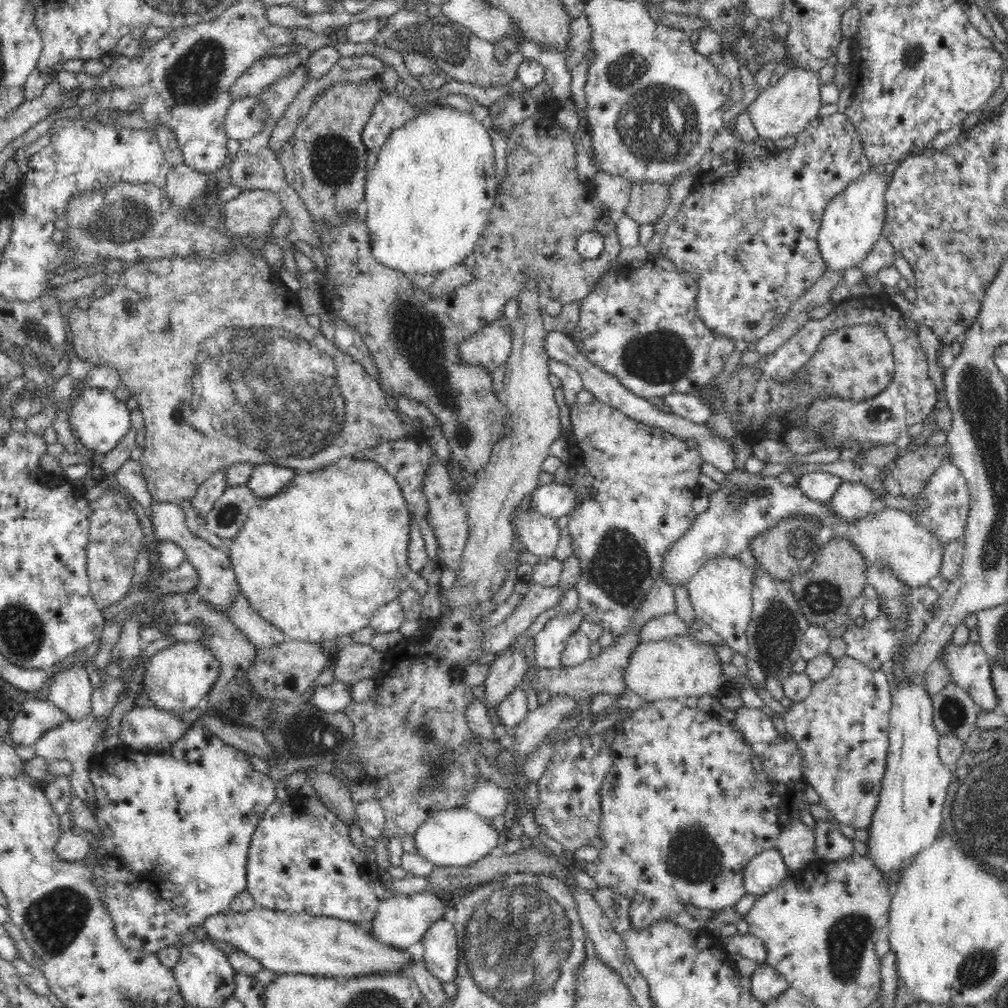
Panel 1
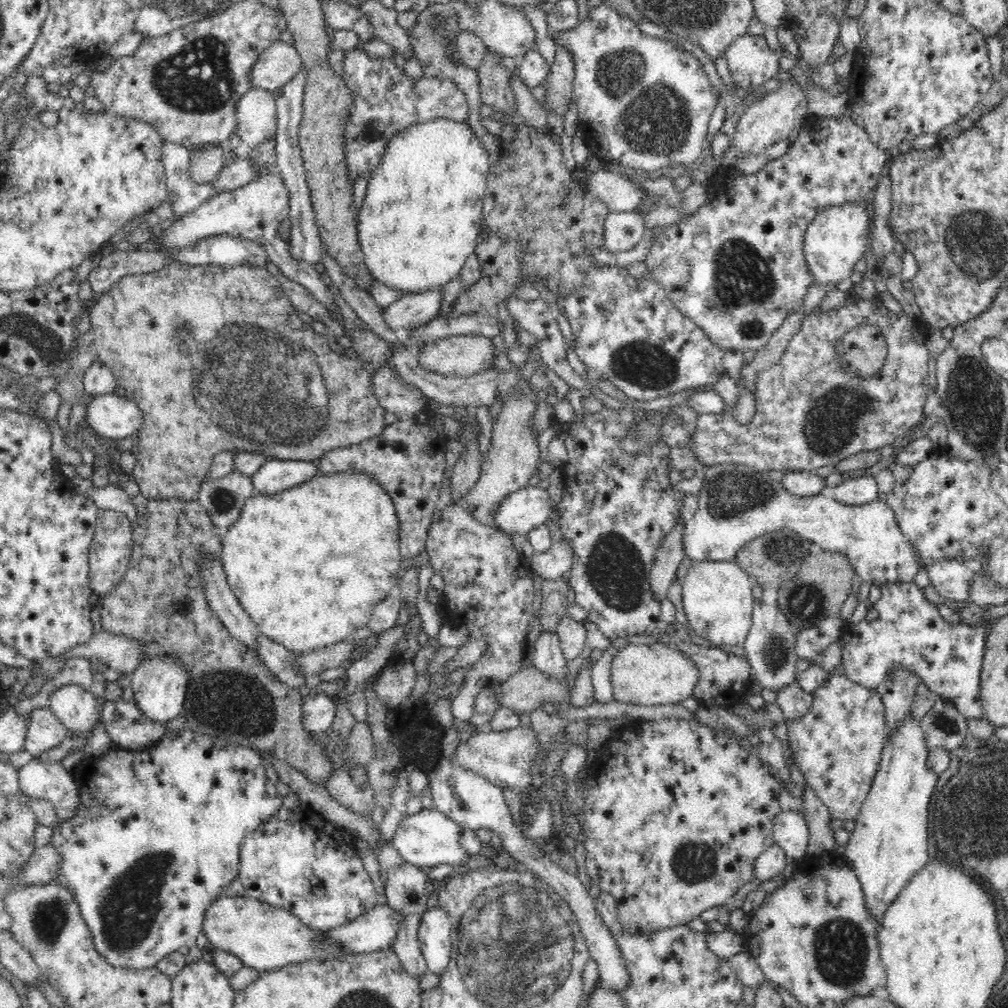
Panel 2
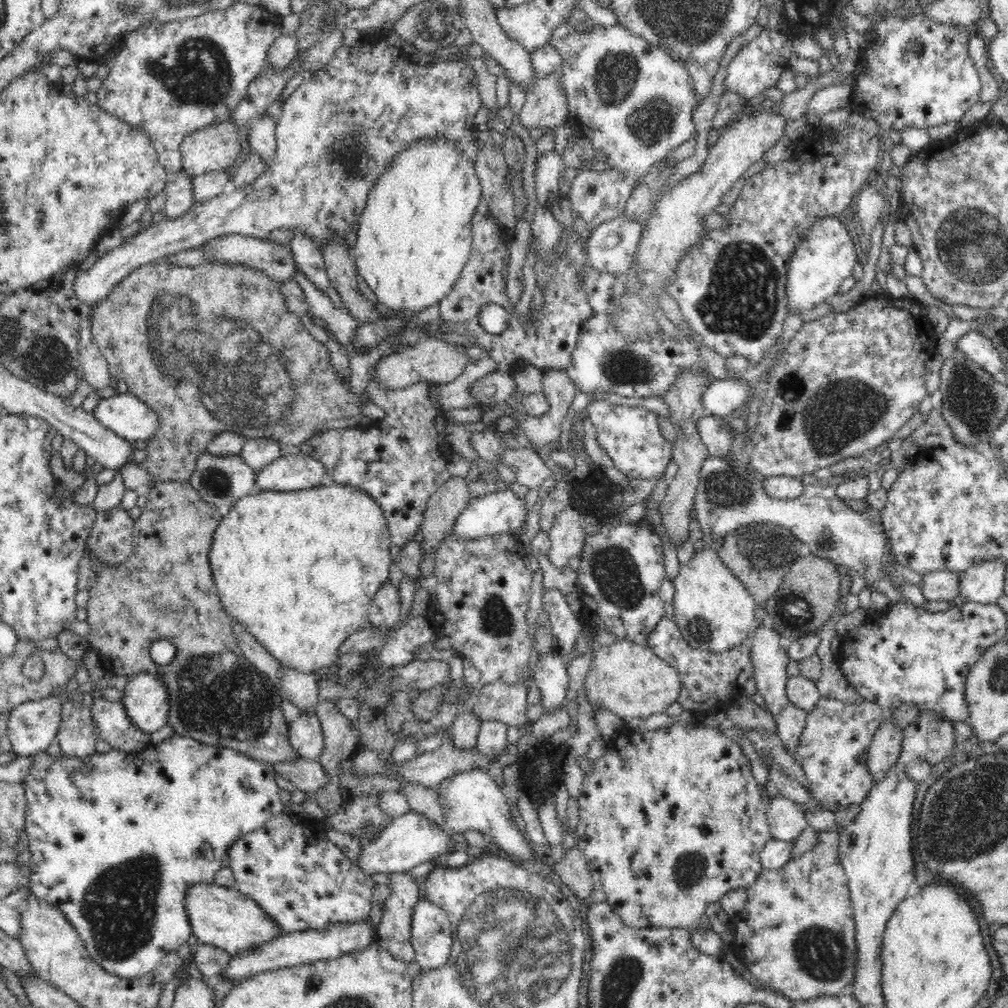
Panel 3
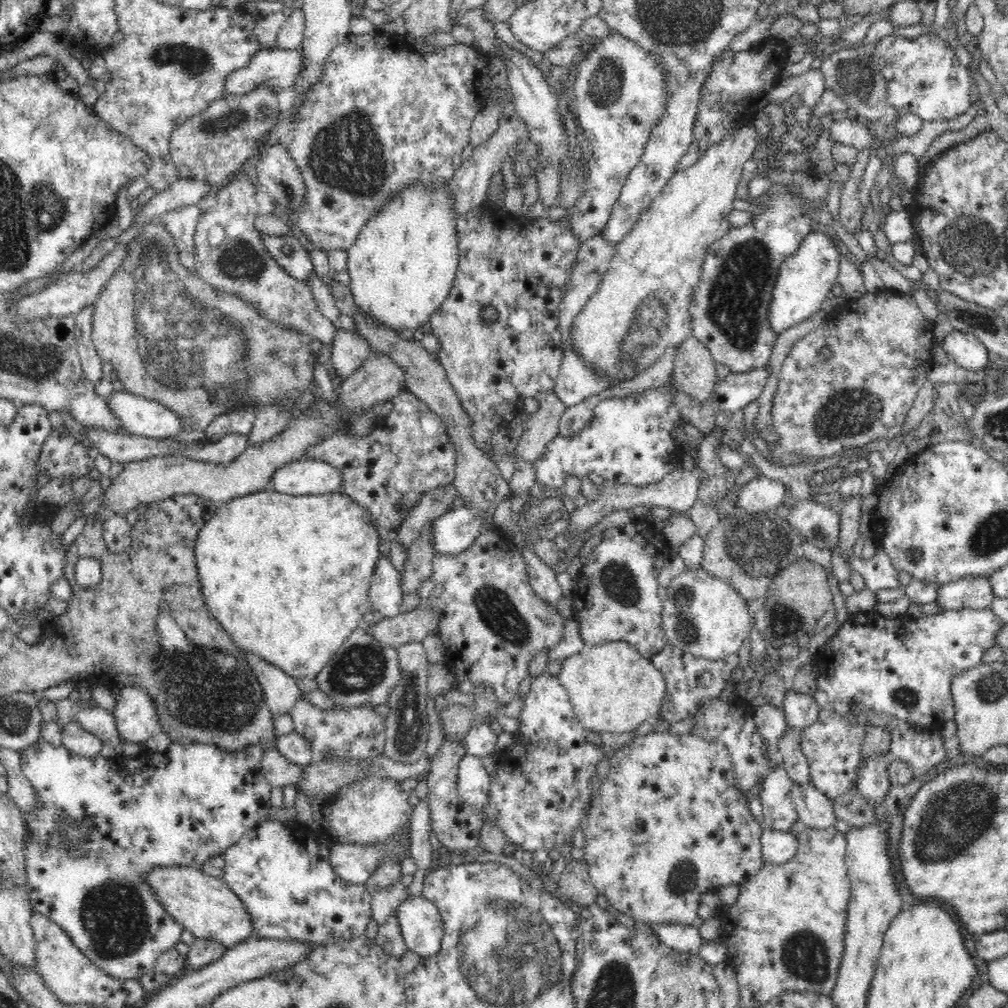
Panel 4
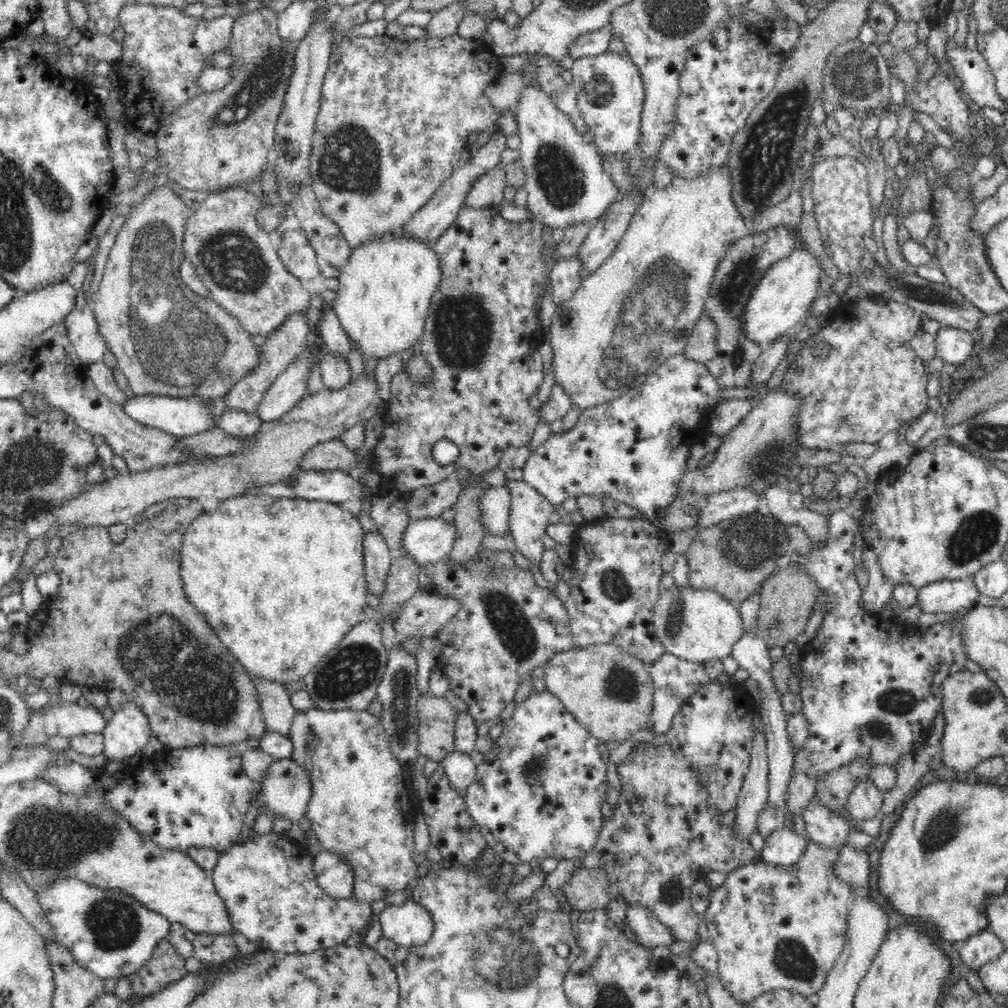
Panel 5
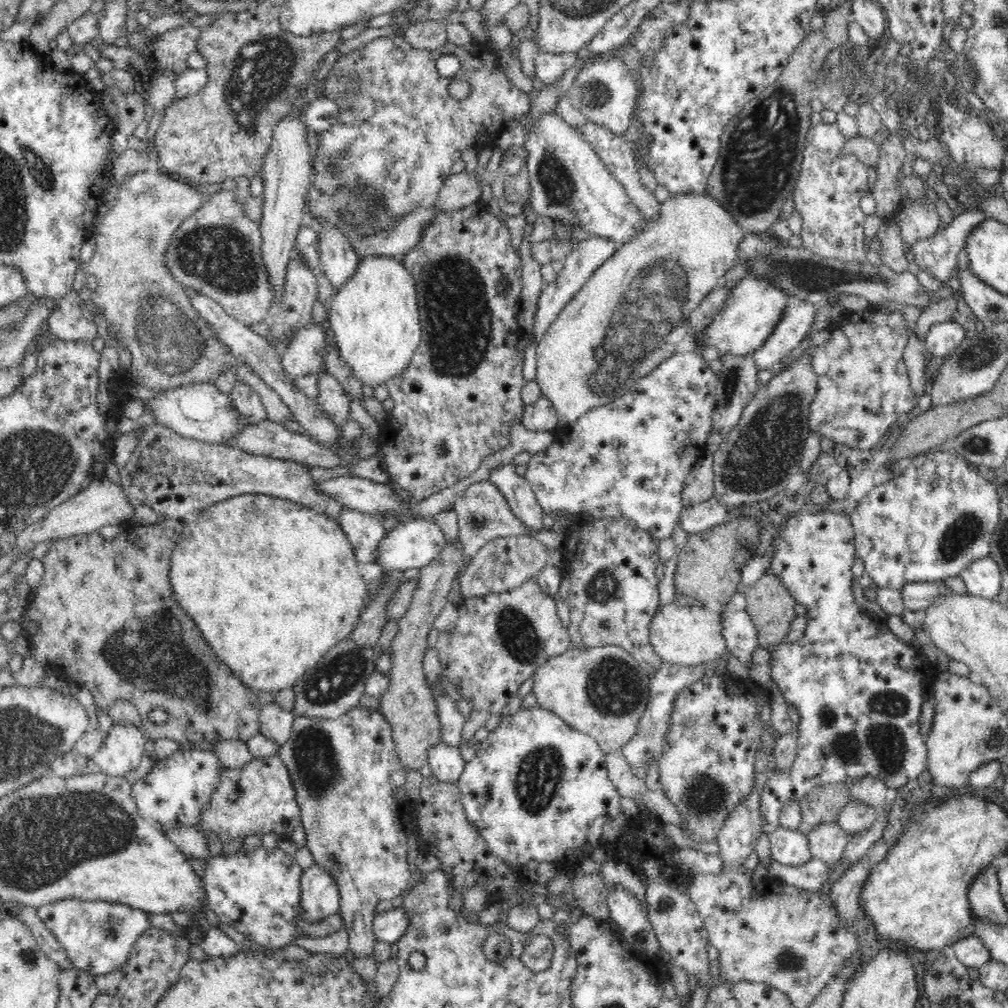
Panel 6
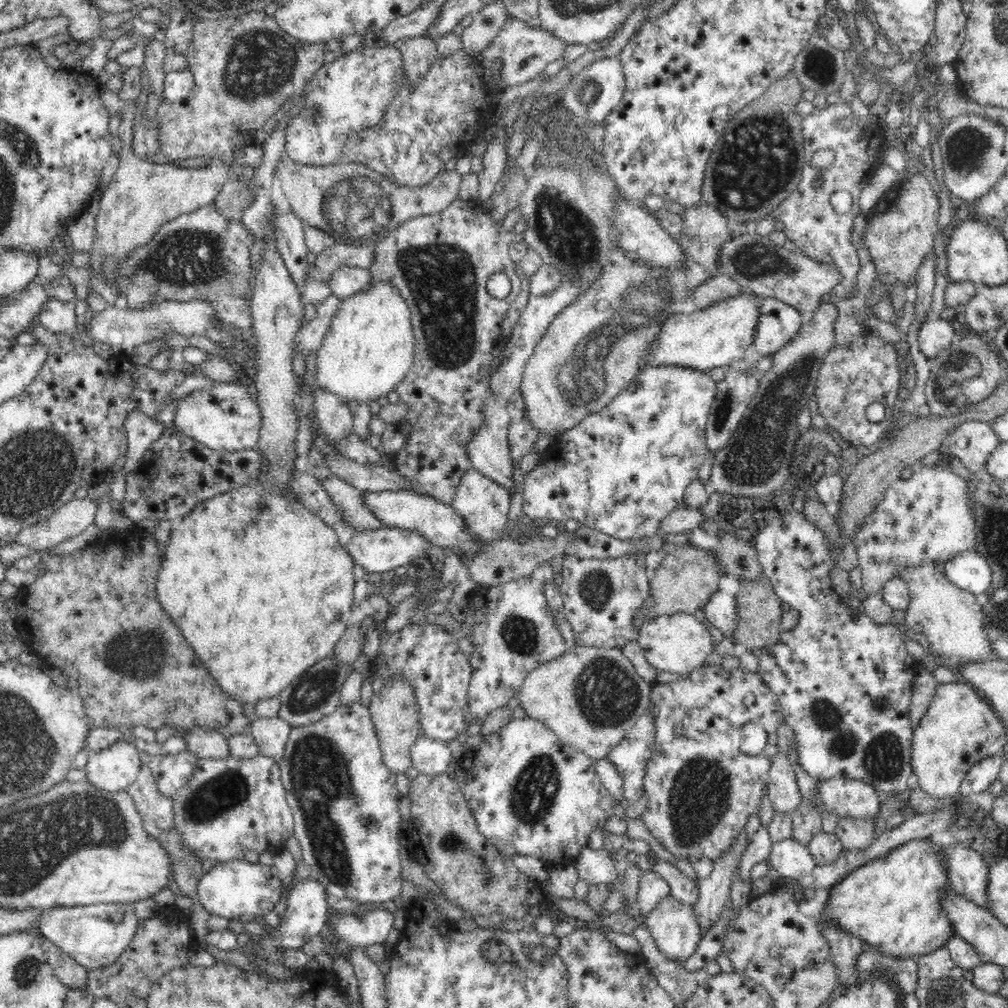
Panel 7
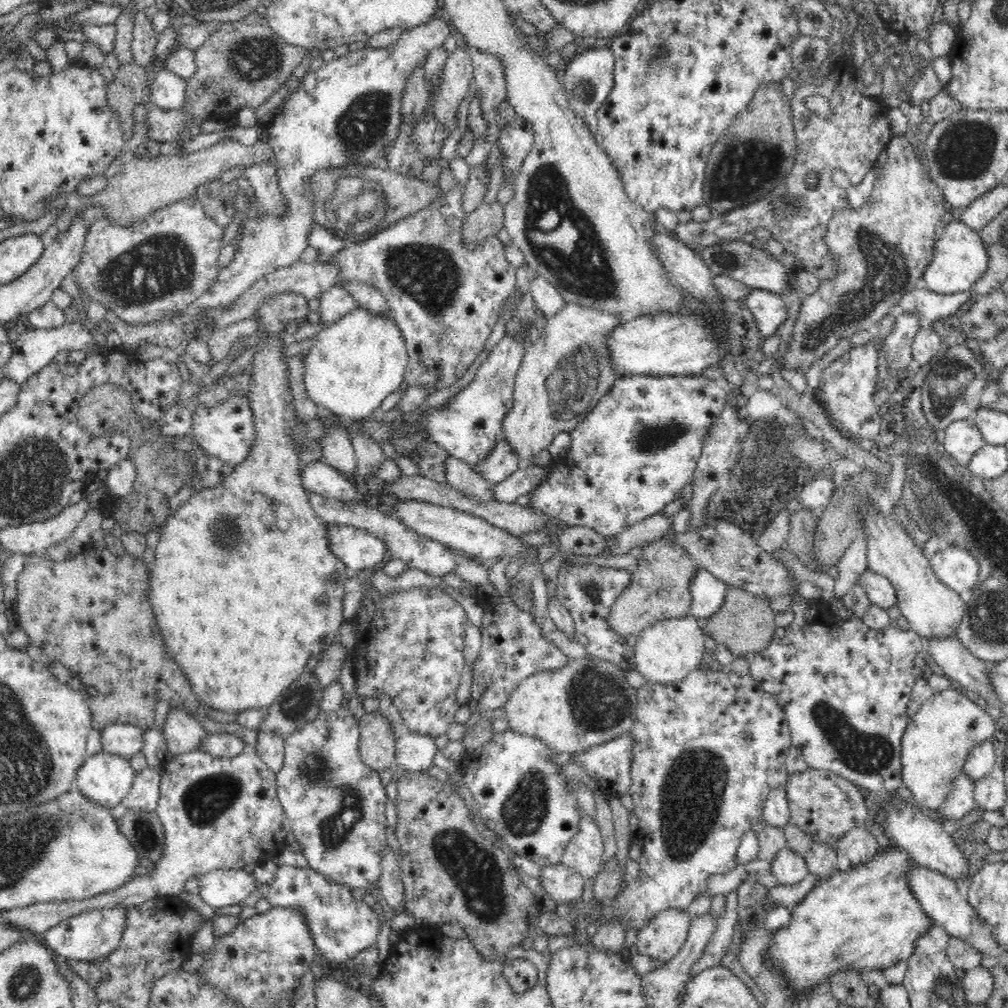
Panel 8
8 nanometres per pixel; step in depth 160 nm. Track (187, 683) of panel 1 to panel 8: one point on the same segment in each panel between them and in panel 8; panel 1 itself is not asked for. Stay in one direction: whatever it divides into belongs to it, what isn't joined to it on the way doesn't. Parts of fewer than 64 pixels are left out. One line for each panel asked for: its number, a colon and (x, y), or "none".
2: (160, 685)
3: (145, 699)
4: (136, 718)
5: (127, 733)
6: (123, 748)
7: (115, 768)
8: (106, 779)

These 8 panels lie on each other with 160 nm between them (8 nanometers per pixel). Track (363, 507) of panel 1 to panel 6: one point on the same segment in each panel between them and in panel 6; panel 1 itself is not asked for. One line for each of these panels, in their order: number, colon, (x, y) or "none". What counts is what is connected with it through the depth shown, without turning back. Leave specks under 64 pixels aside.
2: (309, 564)
3: (273, 556)
4: (287, 577)
5: (281, 582)
6: (272, 564)

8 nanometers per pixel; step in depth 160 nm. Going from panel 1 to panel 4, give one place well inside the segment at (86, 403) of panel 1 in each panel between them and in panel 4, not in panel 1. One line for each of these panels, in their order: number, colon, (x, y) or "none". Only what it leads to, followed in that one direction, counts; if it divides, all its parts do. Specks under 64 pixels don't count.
2: (113, 417)
3: (125, 414)
4: (140, 416)

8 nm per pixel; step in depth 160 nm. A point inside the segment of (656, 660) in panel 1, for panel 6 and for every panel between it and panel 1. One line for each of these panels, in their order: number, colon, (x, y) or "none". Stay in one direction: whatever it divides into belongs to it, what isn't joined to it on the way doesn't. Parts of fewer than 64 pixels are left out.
2: (647, 674)
3: (627, 679)
4: (613, 688)
5: (610, 692)
6: (601, 691)

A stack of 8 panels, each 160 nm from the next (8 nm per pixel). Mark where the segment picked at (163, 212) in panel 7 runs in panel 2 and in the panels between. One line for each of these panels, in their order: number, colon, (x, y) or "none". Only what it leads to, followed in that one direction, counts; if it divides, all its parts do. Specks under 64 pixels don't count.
2: (217, 358)
3: (212, 348)
4: (172, 338)
5: (168, 340)
6: (171, 345)

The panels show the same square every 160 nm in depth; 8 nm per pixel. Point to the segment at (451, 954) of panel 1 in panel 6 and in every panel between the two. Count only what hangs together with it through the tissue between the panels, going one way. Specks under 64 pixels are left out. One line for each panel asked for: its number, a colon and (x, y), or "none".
2: (435, 933)
3: (432, 940)
4: (422, 926)
5: (409, 924)
6: (388, 926)

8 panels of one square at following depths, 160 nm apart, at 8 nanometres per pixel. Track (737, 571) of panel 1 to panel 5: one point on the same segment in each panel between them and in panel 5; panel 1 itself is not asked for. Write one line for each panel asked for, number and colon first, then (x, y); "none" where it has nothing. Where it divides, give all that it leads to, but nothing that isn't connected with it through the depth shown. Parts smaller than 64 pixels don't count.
2: (717, 599)
3: (713, 610)
4: (704, 616)
5: (698, 625)

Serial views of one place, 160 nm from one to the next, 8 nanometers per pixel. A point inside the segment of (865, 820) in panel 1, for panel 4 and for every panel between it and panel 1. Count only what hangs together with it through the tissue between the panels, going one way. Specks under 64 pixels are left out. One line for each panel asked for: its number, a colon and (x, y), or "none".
2: (838, 744)
3: (833, 749)
4: (832, 746)

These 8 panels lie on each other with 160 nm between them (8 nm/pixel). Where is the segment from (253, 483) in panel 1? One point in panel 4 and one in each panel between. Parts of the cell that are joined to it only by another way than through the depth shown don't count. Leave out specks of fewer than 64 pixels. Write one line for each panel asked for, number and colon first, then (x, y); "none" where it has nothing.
2: (274, 476)
3: (296, 472)
4: (306, 476)

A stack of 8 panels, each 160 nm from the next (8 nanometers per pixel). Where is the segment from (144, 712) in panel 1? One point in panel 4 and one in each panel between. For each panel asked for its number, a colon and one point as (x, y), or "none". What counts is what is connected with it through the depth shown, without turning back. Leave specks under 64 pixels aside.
2: (128, 727)
3: (112, 724)
4: (100, 722)

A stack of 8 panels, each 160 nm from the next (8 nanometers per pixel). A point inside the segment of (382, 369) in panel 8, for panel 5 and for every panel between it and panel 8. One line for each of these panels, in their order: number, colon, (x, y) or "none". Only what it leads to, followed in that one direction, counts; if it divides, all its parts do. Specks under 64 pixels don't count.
5: (385, 289)
6: (375, 318)
7: (369, 348)

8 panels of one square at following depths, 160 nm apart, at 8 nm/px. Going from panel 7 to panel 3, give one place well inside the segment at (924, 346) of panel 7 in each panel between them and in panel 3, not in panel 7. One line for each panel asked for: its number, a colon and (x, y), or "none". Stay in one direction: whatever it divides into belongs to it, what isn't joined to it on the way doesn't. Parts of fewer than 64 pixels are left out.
3: (973, 345)
4: (963, 349)
5: (954, 345)
6: (943, 337)

